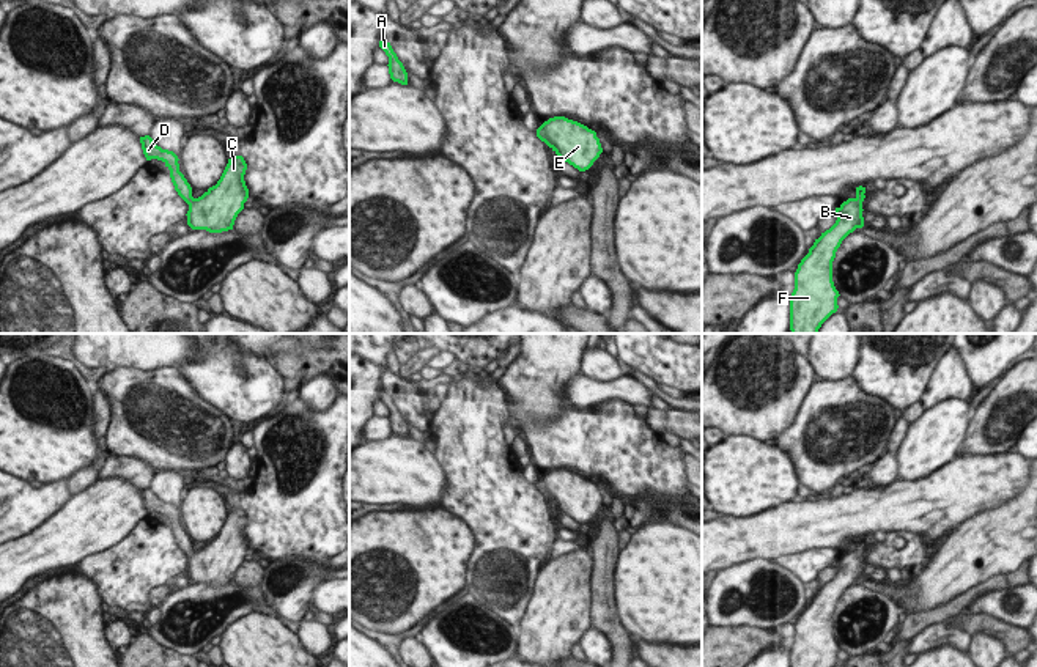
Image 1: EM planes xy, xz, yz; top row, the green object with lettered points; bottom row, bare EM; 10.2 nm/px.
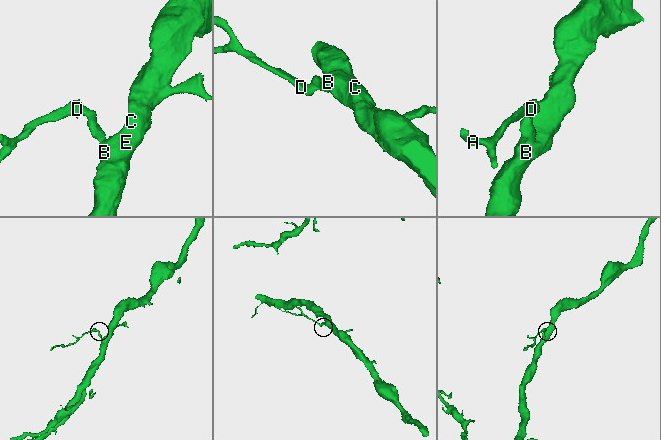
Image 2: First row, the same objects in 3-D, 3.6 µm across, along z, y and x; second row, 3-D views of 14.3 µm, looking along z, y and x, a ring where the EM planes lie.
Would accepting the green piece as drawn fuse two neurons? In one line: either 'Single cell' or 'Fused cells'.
Single cell.

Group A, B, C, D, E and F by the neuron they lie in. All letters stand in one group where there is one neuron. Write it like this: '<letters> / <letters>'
A B C D E F

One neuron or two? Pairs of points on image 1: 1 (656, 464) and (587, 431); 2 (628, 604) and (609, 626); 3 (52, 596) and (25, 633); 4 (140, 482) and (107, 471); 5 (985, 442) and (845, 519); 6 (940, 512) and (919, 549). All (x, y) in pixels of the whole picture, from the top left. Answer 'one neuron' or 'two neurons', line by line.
1: one neuron
2: two neurons
3: one neuron
4: one neuron
5: two neurons
6: two neurons

